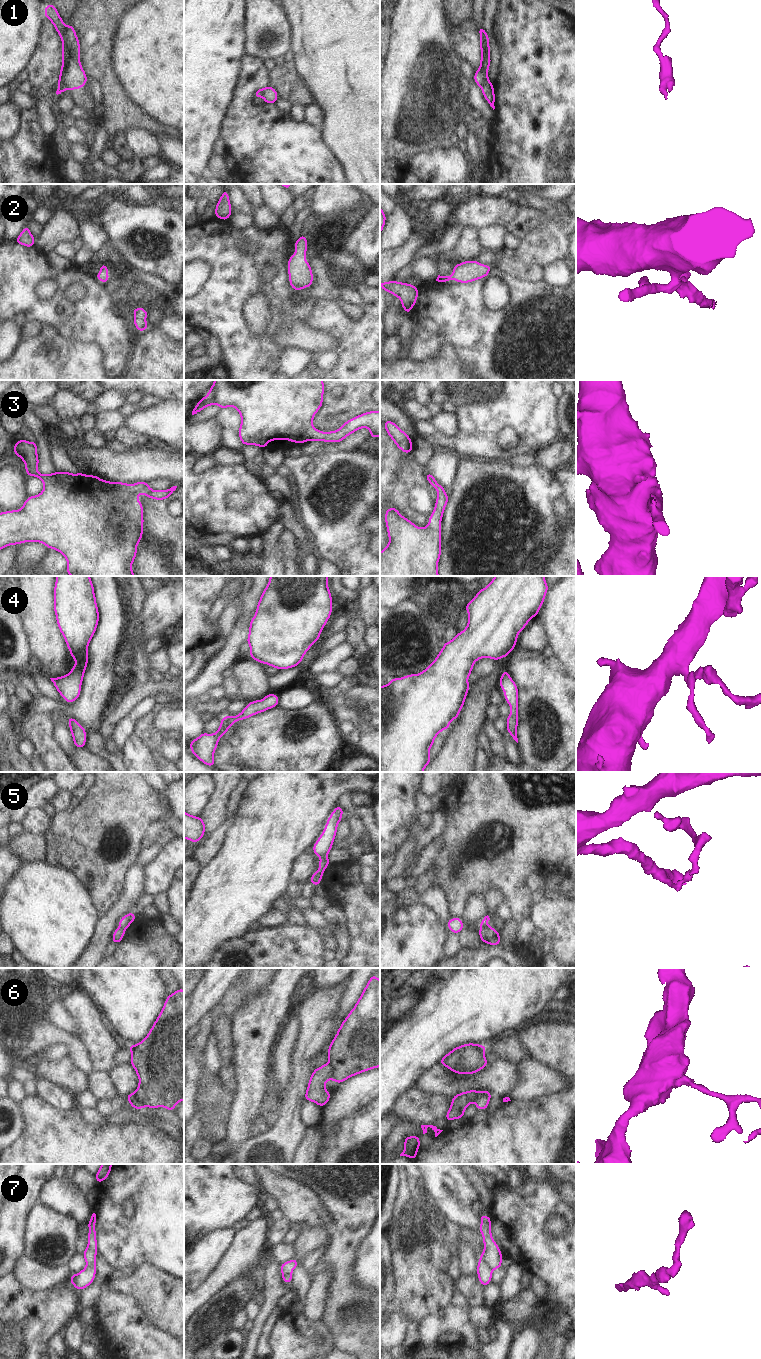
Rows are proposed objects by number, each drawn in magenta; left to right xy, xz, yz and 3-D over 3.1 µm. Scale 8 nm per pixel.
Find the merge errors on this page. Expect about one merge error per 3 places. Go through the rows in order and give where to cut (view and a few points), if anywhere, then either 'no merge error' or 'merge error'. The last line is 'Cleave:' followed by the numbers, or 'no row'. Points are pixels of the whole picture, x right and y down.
1: cut xy (66, 27), (66, 69), (59, 77); merge error
2: cut none; no merge error
3: cut none; no merge error
4: cut none; no merge error
5: cut yz (486, 925), (480, 929); merge error
6: cut yz (490, 1096), (480, 1094), (474, 1101); merge error
7: cut yz (480, 1258), (491, 1270); merge error
Cleave: 1, 5, 6, 7

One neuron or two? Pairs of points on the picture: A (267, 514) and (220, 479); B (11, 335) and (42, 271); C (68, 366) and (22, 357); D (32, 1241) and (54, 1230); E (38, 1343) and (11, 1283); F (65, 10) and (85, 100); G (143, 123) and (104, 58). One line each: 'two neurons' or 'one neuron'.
A: one neuron
B: two neurons
C: one neuron
D: one neuron
E: one neuron
F: one neuron
G: one neuron

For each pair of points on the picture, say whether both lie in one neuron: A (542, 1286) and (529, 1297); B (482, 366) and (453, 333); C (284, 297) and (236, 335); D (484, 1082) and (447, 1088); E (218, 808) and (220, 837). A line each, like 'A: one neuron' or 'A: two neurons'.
A: two neurons
B: one neuron
C: one neuron
D: one neuron
E: two neurons

